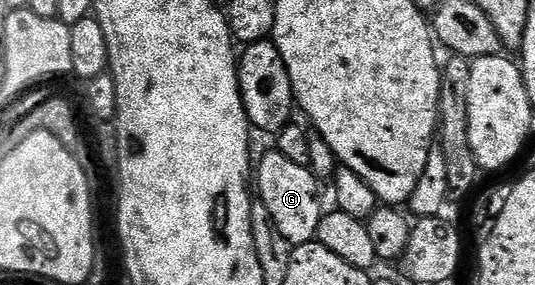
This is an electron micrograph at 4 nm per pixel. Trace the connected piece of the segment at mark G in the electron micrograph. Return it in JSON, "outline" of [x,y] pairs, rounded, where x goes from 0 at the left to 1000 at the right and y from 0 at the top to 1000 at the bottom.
{"outline":[[[518,530],[497,537],[490,568],[479,579],[479,677],[499,726],[516,811],[542,863],[566,860],[594,828],[594,786],[606,744],[602,705],[594,695],[598,635],[579,589],[546,572]]]}

